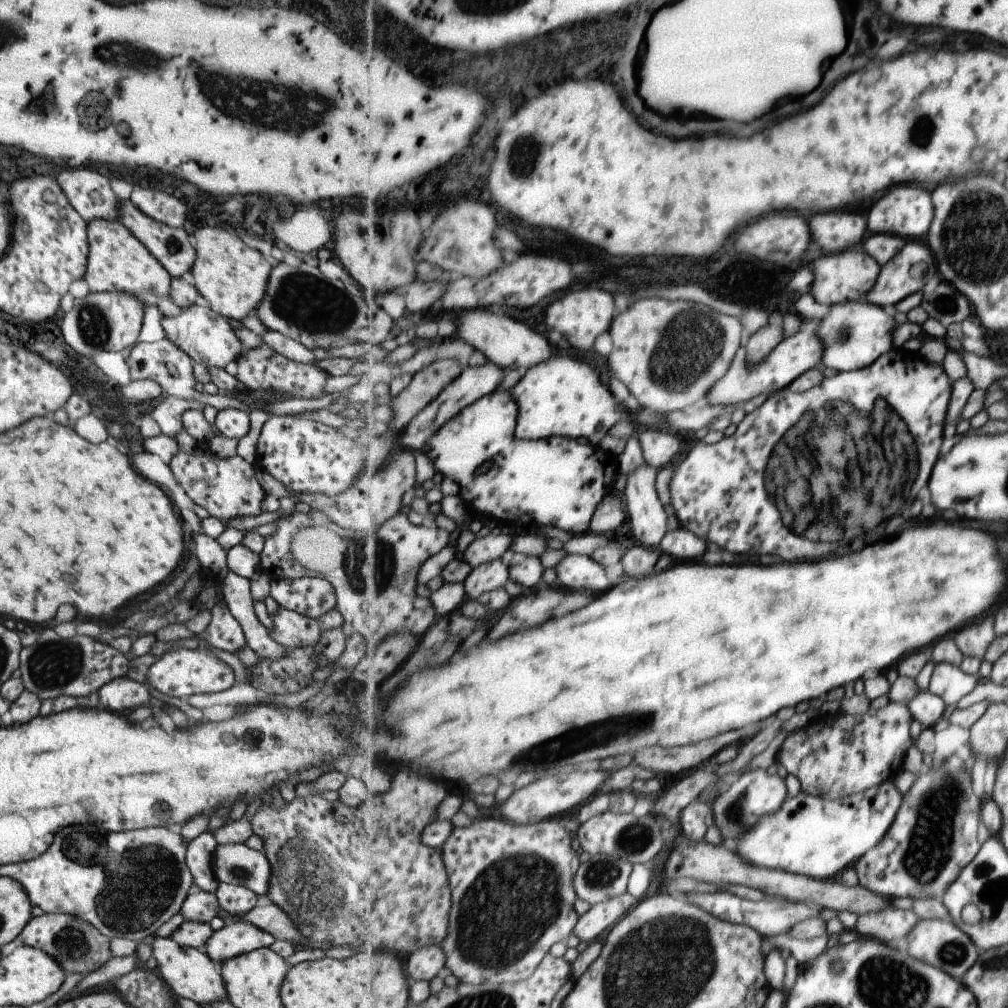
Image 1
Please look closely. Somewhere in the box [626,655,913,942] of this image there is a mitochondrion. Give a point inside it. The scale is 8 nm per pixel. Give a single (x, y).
(734, 814)

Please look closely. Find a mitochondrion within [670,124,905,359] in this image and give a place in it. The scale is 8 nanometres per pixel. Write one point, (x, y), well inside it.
(842, 336)

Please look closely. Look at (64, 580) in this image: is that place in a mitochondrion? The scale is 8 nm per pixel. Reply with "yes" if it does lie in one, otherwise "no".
no

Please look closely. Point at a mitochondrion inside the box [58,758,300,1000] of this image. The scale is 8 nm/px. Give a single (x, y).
(164, 871)

